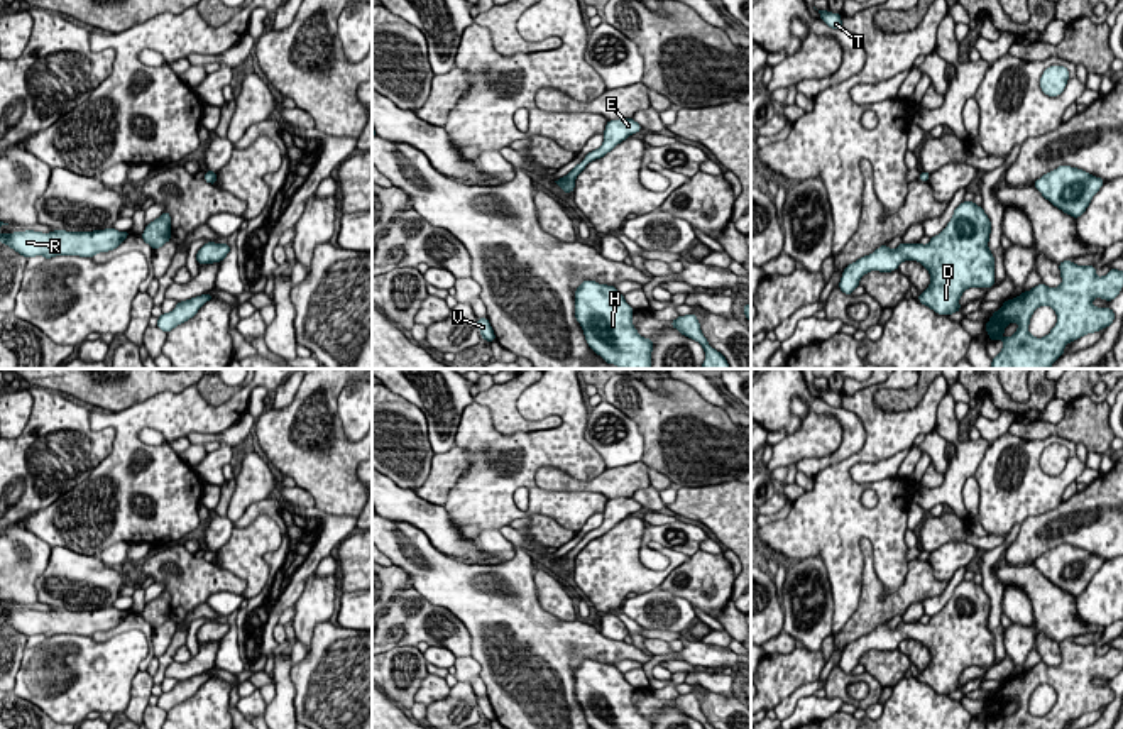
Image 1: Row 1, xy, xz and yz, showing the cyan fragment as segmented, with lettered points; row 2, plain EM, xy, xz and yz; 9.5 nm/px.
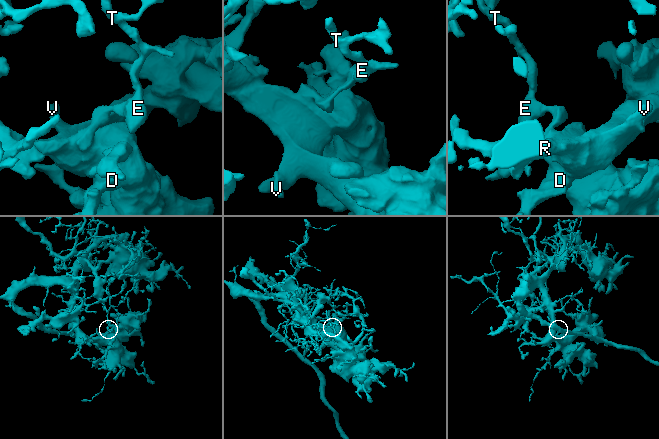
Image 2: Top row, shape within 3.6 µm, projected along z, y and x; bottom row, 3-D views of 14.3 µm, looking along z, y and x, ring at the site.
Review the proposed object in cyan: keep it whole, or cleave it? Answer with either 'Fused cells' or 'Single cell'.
Single cell

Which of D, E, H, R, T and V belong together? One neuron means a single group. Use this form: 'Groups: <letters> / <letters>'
Groups: D E H R T V

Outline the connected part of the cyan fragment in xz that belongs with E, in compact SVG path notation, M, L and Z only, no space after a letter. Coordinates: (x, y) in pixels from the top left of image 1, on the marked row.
M619 118L609 120L604 130L604 142L597 151L592 151L585 156L585 159L577 164L567 176L555 181L563 193L572 193L575 189L575 178L585 169L585 166L595 159L604 157L611 152L617 144L626 140L629 135L641 130L641 125L633 118Z

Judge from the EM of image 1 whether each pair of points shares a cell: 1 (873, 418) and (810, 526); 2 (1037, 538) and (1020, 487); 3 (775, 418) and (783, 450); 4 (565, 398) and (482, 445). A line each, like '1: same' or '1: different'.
1: same
2: different
3: different
4: same

